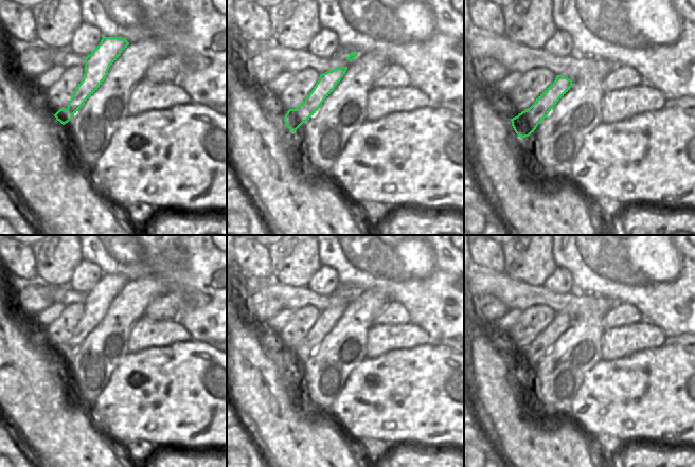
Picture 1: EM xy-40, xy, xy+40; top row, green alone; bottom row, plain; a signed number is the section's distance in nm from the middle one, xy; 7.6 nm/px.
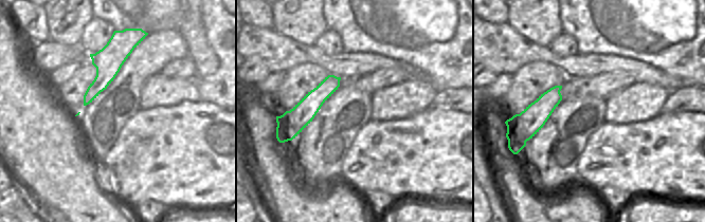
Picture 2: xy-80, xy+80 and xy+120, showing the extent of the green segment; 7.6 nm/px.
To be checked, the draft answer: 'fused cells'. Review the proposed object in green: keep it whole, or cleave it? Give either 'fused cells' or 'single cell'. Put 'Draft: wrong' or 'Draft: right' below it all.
single cell
Draft: wrong

